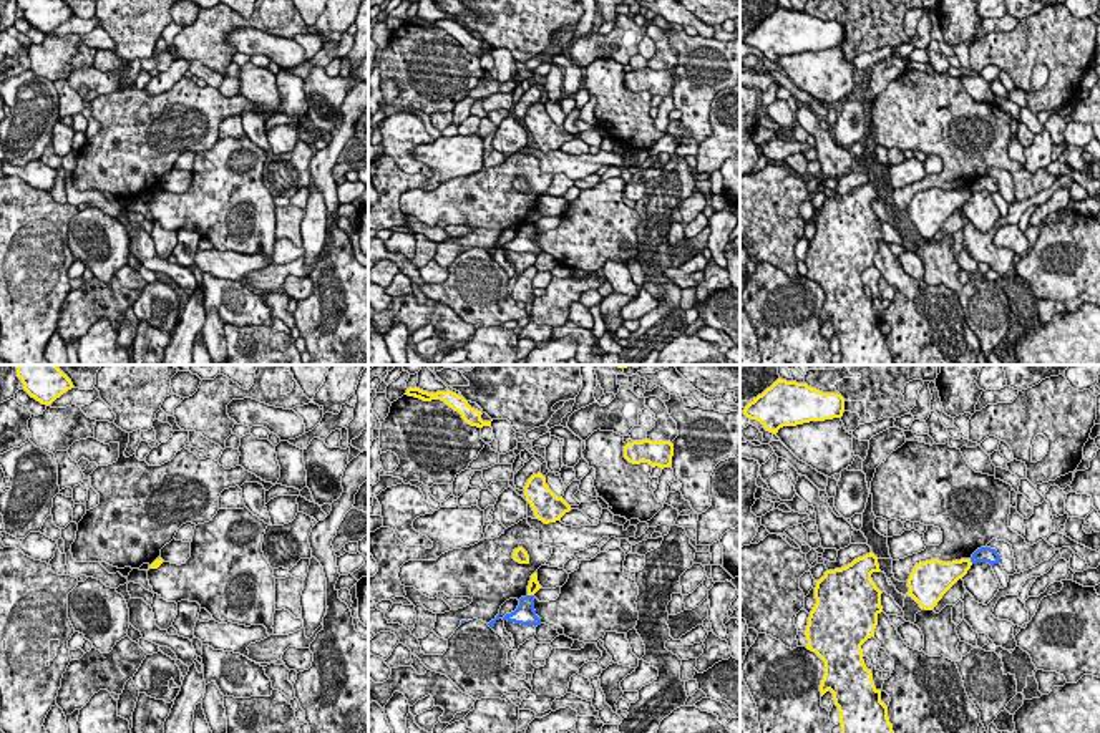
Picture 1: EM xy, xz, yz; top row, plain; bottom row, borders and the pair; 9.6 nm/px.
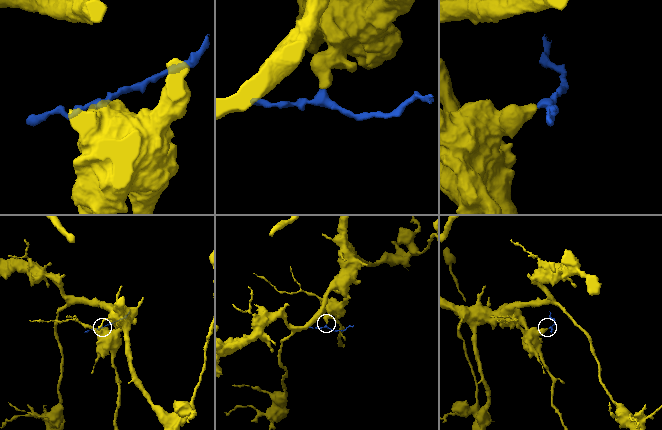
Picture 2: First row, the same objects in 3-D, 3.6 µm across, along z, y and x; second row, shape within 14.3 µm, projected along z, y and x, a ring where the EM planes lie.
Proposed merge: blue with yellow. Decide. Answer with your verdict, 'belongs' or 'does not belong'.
does not belong

